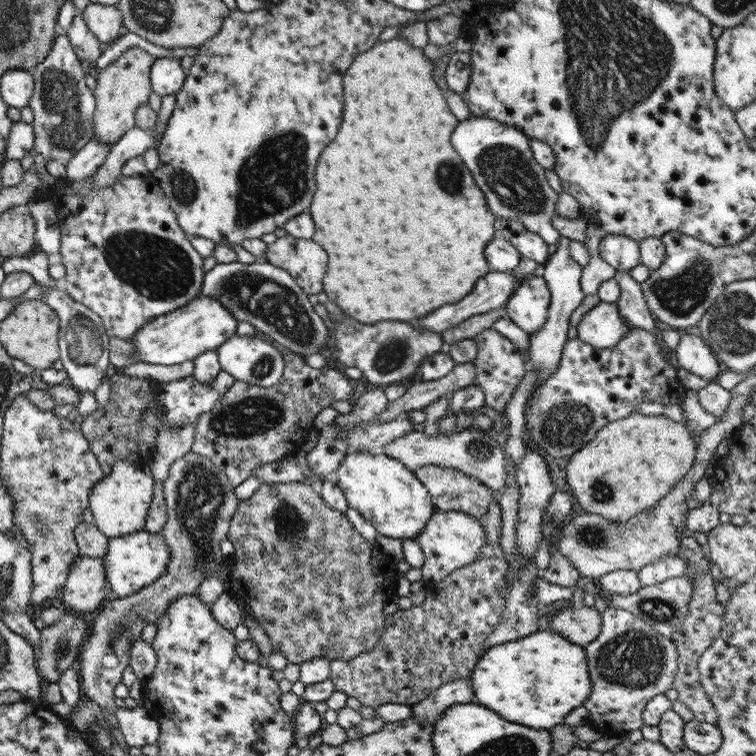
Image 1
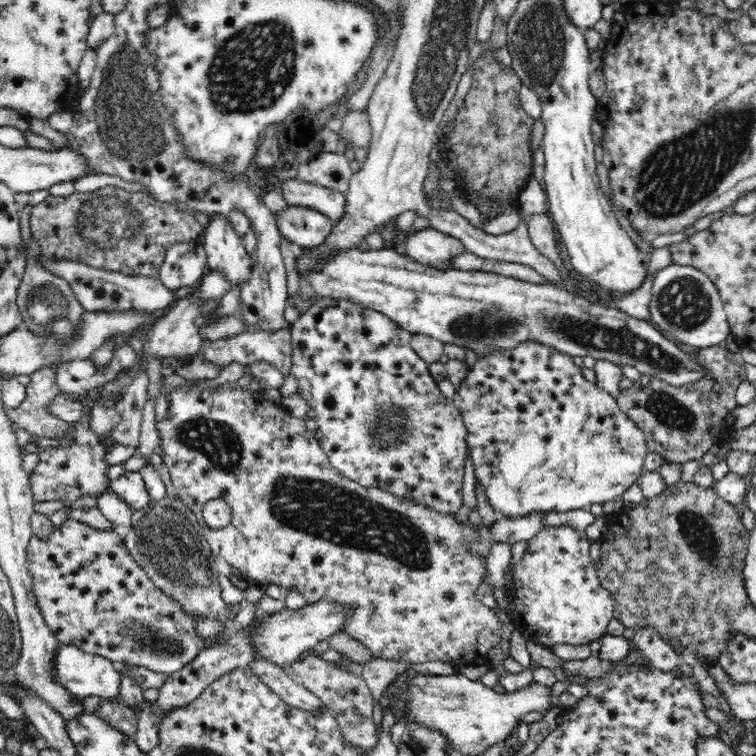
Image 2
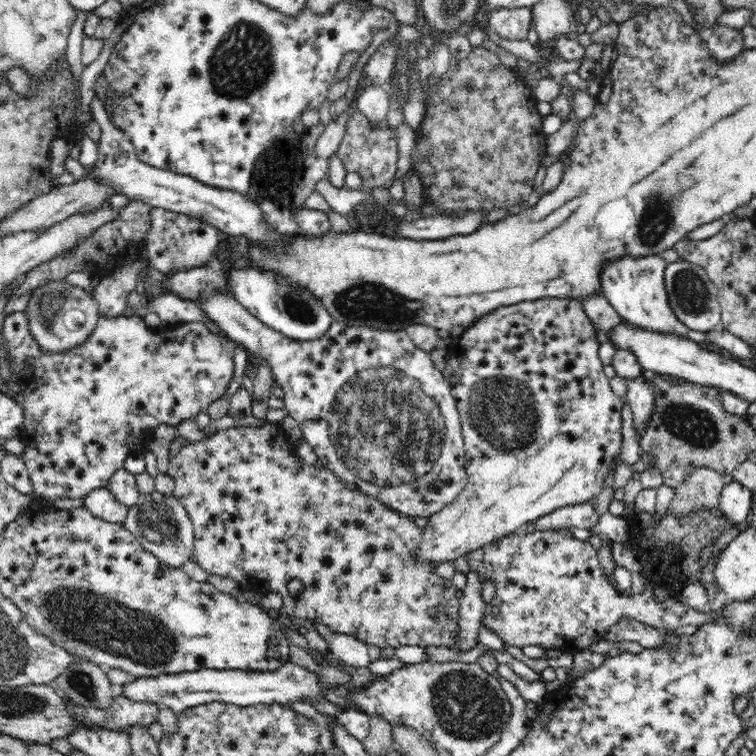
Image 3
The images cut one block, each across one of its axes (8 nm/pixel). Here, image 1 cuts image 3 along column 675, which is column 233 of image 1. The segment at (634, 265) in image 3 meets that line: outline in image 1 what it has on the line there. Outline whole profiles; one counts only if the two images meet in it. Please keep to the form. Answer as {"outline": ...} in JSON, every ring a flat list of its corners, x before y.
{"outline":[[202,295,192,299,184,307,154,318,129,340,140,353,140,361,173,366,194,360,206,352,216,351,226,340,237,335,238,324,239,321,232,315,230,309,214,297]]}

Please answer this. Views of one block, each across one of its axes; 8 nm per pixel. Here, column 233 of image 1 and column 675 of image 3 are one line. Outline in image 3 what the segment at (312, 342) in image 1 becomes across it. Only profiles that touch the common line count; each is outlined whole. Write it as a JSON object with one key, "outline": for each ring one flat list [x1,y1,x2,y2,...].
{"outline":[[678,260,666,265,664,278,668,301,677,320,691,330,702,333,721,327,722,308,719,304,717,286,708,278,704,268,685,260]]}

